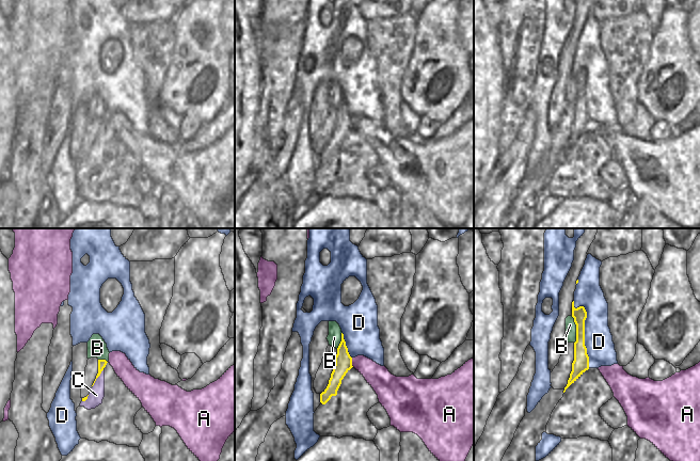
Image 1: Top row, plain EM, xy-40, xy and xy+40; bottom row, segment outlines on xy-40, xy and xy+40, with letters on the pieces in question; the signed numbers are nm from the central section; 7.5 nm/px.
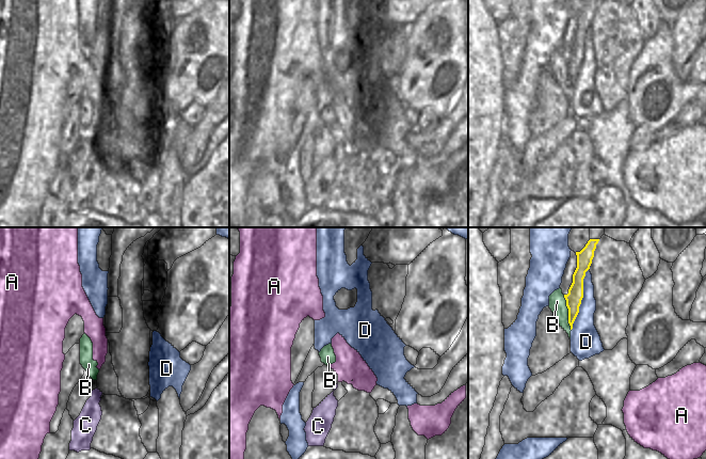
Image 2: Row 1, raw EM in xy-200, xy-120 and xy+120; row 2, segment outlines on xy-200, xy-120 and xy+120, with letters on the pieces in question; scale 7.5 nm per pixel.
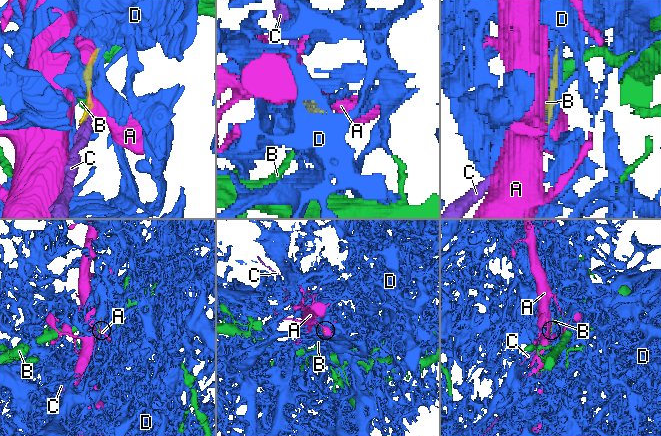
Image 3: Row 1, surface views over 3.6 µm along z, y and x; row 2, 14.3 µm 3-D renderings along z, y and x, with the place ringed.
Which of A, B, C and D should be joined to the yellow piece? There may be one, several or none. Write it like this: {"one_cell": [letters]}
{"one_cell": ["C"]}

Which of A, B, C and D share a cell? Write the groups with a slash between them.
A / B / C / D

